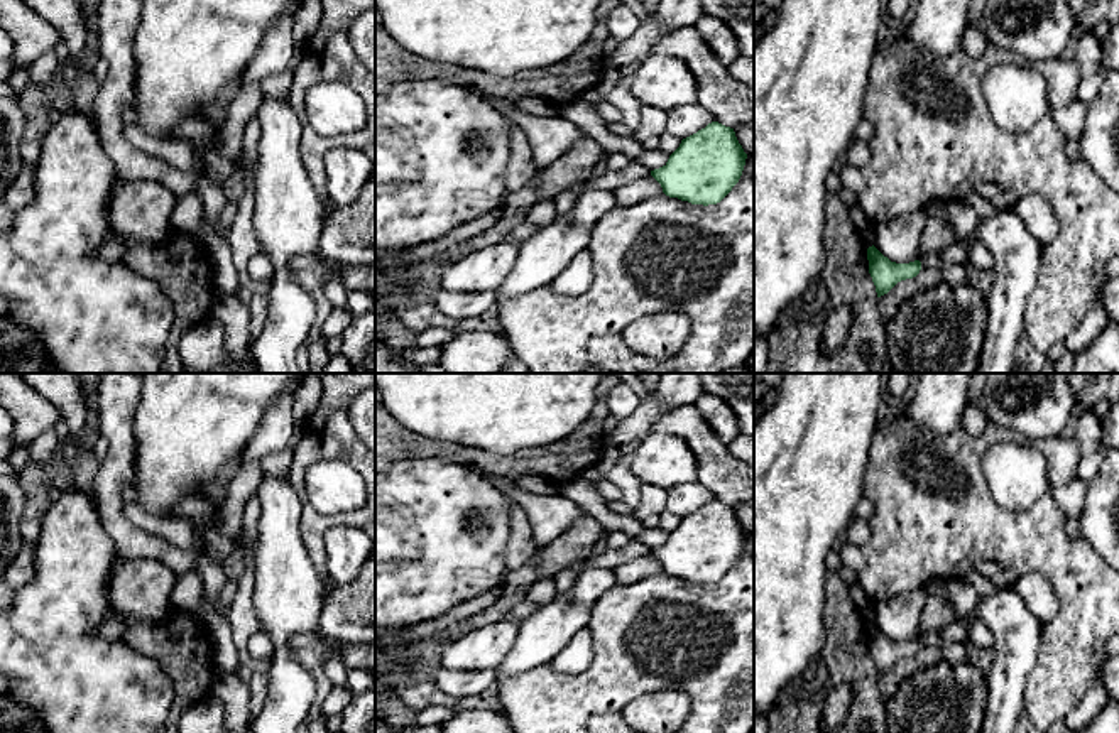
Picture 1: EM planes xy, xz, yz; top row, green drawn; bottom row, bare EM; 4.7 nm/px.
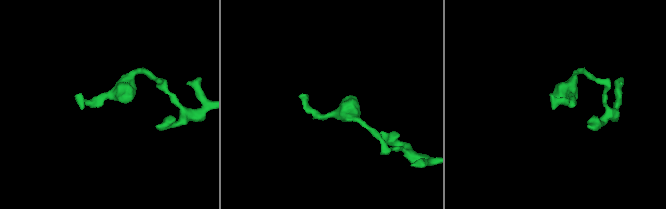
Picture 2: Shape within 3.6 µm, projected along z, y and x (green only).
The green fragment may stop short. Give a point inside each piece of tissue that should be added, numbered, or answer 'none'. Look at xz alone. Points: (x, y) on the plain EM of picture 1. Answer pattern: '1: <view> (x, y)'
none

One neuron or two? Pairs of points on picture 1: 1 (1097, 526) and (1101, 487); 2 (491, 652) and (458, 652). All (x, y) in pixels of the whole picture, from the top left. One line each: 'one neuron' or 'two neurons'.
1: one neuron
2: one neuron

